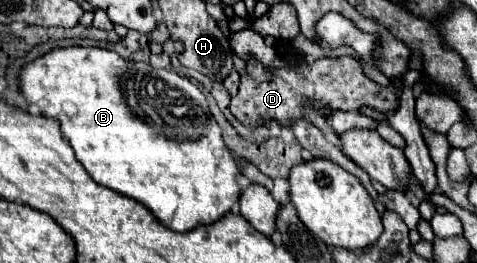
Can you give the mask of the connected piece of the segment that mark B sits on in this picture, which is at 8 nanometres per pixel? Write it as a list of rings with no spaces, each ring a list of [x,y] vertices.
[[[71,46],[71,48],[51,50],[43,58],[37,58],[35,62],[27,64],[21,70],[21,88],[23,88],[23,96],[25,96],[25,100],[29,104],[37,104],[37,102],[43,100],[45,102],[43,114],[45,116],[51,116],[51,118],[57,118],[61,122],[63,136],[67,138],[67,142],[75,150],[77,160],[83,164],[83,168],[87,170],[87,174],[93,180],[97,180],[99,184],[103,184],[103,186],[107,186],[107,188],[111,188],[111,190],[115,190],[115,192],[119,192],[123,196],[129,196],[129,198],[141,202],[147,208],[151,208],[151,214],[155,214],[155,218],[163,226],[167,226],[167,228],[171,228],[175,232],[189,232],[189,230],[197,228],[199,224],[211,224],[211,222],[223,218],[225,214],[229,214],[233,210],[235,202],[239,200],[239,196],[241,196],[241,188],[237,184],[237,176],[241,174],[239,164],[237,164],[235,156],[229,152],[229,148],[225,146],[225,142],[221,138],[221,128],[215,122],[213,114],[209,112],[207,100],[201,94],[201,90],[193,82],[189,82],[187,78],[179,76],[177,72],[173,72],[169,68],[155,70],[151,64],[145,64],[145,62],[123,60],[119,54],[115,54],[111,50],[103,50],[103,48],[79,48],[79,46]]]

